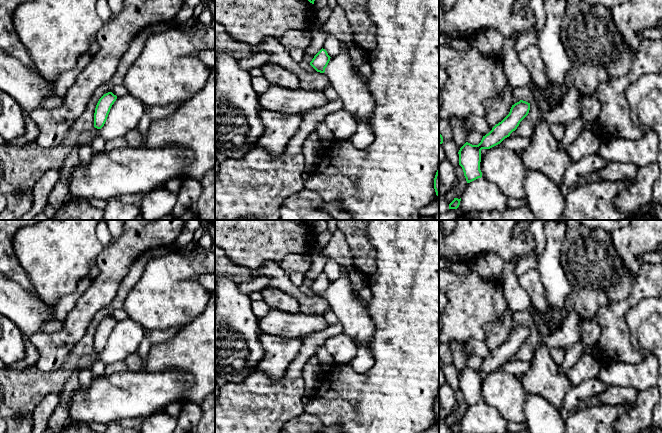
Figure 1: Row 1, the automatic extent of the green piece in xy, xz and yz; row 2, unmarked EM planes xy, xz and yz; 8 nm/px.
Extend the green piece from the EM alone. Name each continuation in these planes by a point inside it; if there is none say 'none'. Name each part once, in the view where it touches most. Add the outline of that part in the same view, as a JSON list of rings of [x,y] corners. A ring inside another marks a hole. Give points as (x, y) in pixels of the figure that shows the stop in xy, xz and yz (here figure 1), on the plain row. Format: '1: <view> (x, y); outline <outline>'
none

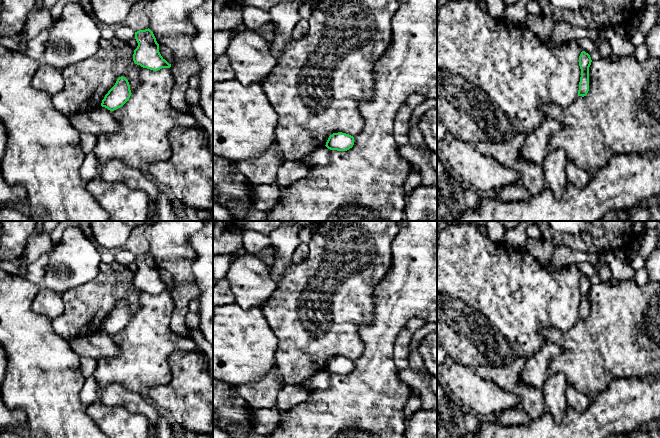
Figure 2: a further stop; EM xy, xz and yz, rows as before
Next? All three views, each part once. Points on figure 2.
none

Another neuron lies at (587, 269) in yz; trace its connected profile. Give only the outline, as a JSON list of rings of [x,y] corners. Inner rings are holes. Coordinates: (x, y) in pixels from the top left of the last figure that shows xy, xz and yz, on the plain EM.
[[[587,261],[570,265],[567,268],[577,269],[583,275],[585,275],[586,277],[588,277],[589,279],[595,274],[595,268],[594,268],[594,266],[592,264],[590,264],[589,262],[587,262]]]

